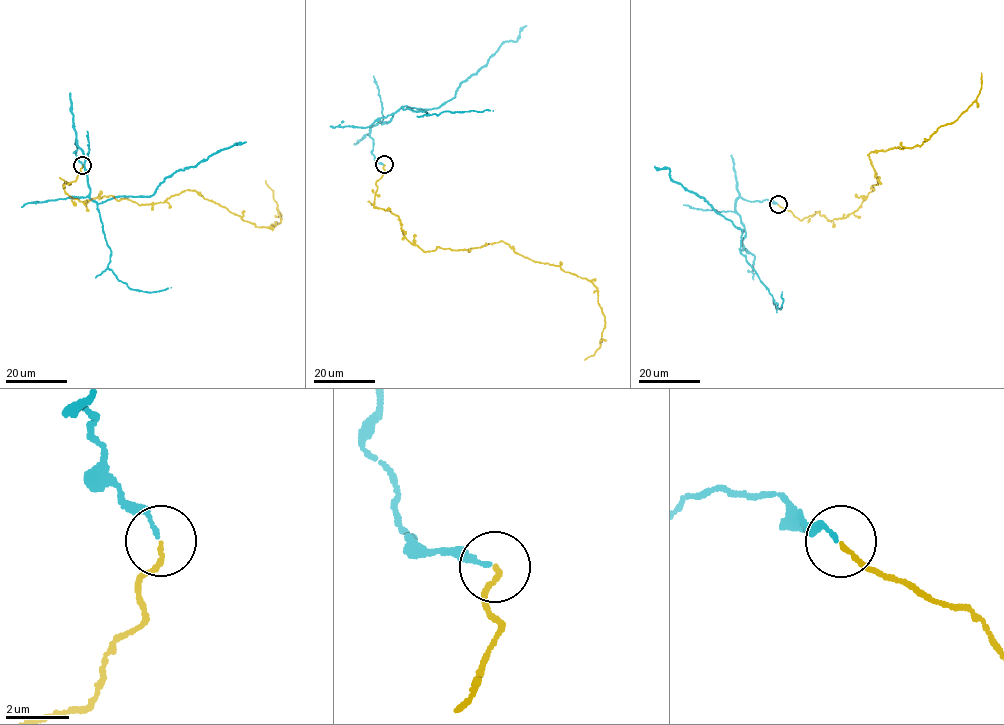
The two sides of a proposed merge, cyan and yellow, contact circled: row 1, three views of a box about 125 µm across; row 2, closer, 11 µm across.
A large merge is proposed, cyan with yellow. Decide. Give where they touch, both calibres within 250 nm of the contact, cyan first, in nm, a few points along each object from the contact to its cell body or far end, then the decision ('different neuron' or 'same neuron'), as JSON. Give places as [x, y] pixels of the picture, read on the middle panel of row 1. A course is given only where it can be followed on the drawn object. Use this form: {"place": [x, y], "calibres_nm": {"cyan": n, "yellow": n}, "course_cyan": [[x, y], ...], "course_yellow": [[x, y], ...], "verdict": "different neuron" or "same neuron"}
{"place": [384, 164], "calibres_nm": {"cyan": 110, "yellow": 130}, "course_cyan": [[384, 164], [371, 152], [371, 127], [388, 123], [402, 107], [439, 108], [503, 43], [517, 40], [526, 25]], "course_yellow": [[384, 164], [373, 206], [398, 217], [424, 252], [503, 241], [592, 283], [604, 327], [584, 360]], "verdict": "same neuron"}

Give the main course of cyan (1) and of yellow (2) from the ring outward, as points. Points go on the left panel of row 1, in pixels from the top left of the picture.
1: (82, 165), (73, 152), (76, 141), (90, 198), (98, 203), (148, 197), (174, 173), (246, 141)
2: (82, 165), (63, 185), (85, 204), (112, 195), (153, 205), (191, 190), (270, 228), (281, 217), (266, 180)

